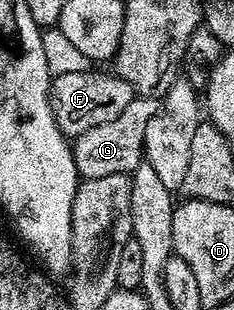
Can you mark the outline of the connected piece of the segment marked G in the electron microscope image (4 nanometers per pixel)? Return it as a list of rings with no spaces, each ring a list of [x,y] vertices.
[[[136,97],[125,105],[125,109],[113,121],[105,121],[105,125],[93,125],[93,129],[85,129],[85,133],[74,136],[73,152],[75,168],[83,179],[96,179],[110,175],[127,175],[135,170],[141,162],[143,142],[145,141],[145,125],[155,115],[157,103],[151,97]]]

